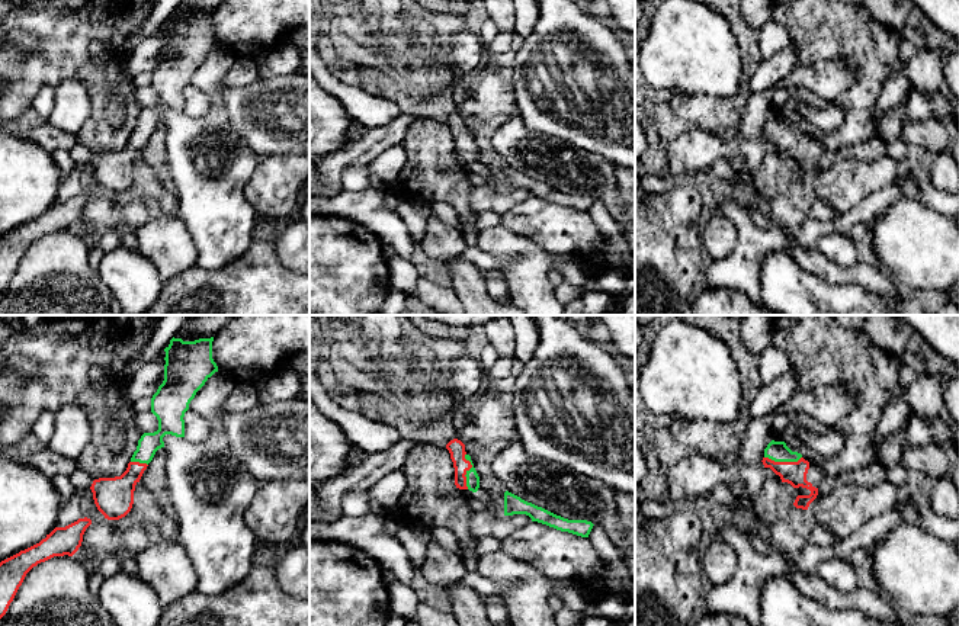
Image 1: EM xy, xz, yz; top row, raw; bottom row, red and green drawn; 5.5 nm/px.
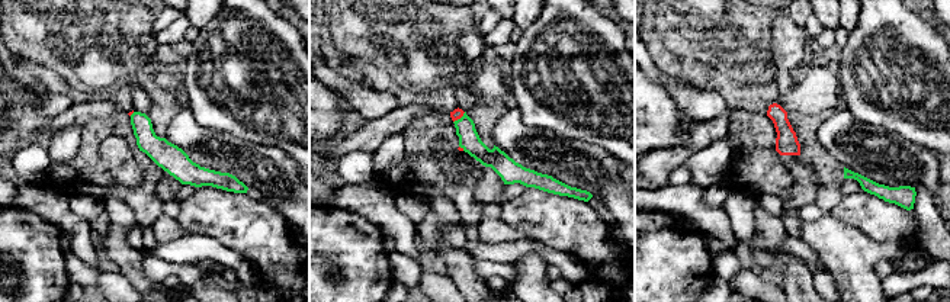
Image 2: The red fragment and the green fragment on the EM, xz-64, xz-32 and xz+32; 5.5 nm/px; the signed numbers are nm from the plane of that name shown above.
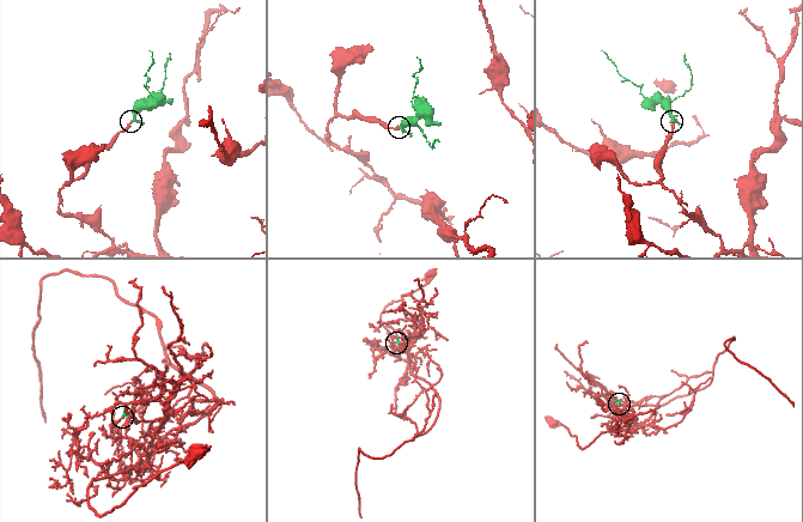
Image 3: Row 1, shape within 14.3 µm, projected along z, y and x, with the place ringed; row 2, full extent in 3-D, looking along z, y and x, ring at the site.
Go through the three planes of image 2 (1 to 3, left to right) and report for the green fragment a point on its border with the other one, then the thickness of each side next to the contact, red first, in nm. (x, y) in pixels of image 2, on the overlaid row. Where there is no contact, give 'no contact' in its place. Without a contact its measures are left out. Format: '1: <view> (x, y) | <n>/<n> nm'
1: xz-64 (131, 113) | 20/130 nm
2: xz-32 (459, 118) | 60/120 nm
3: no contact

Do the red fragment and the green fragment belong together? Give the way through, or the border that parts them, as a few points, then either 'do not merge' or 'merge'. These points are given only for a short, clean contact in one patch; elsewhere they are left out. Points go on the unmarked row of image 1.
runs through xz (456, 124), (458, 131), (468, 144), (472, 154); merge

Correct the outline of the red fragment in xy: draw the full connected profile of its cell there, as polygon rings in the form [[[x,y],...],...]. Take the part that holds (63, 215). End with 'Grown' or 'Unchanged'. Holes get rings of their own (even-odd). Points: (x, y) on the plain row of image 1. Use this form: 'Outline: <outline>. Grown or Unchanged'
Outline: [[[84,192],[65,202],[55,202],[39,218],[0,237],[0,293],[6,289],[26,248],[54,231],[73,231],[90,199],[92,195]]]. Unchanged

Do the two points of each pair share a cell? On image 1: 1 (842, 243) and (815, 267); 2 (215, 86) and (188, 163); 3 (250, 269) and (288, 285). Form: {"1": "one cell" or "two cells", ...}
{"1": "two cells", "2": "two cells", "3": "one cell"}

